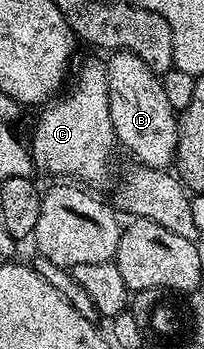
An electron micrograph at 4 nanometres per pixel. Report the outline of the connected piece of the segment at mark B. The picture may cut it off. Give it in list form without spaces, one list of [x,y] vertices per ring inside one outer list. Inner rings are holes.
[[[128,50],[114,51],[106,59],[107,83],[109,84],[109,116],[113,116],[113,128],[118,145],[127,150],[140,165],[166,170],[174,163],[177,152],[177,132],[179,131],[179,120],[173,104],[165,97],[160,75],[152,72],[149,64]]]

